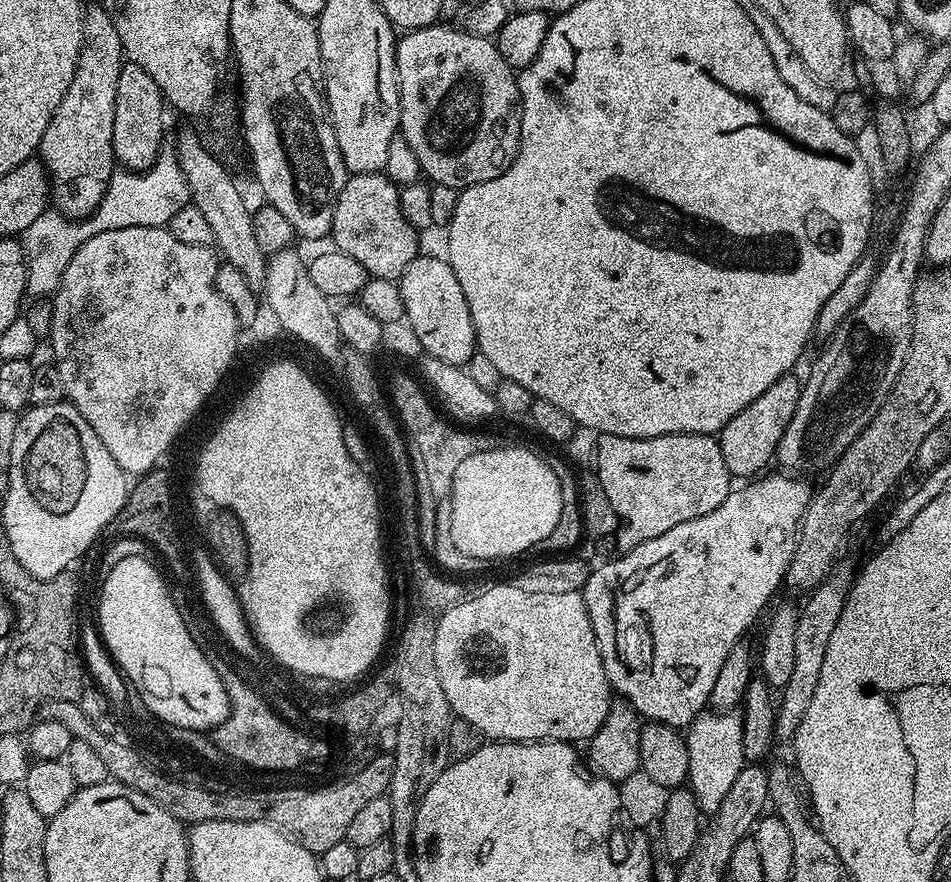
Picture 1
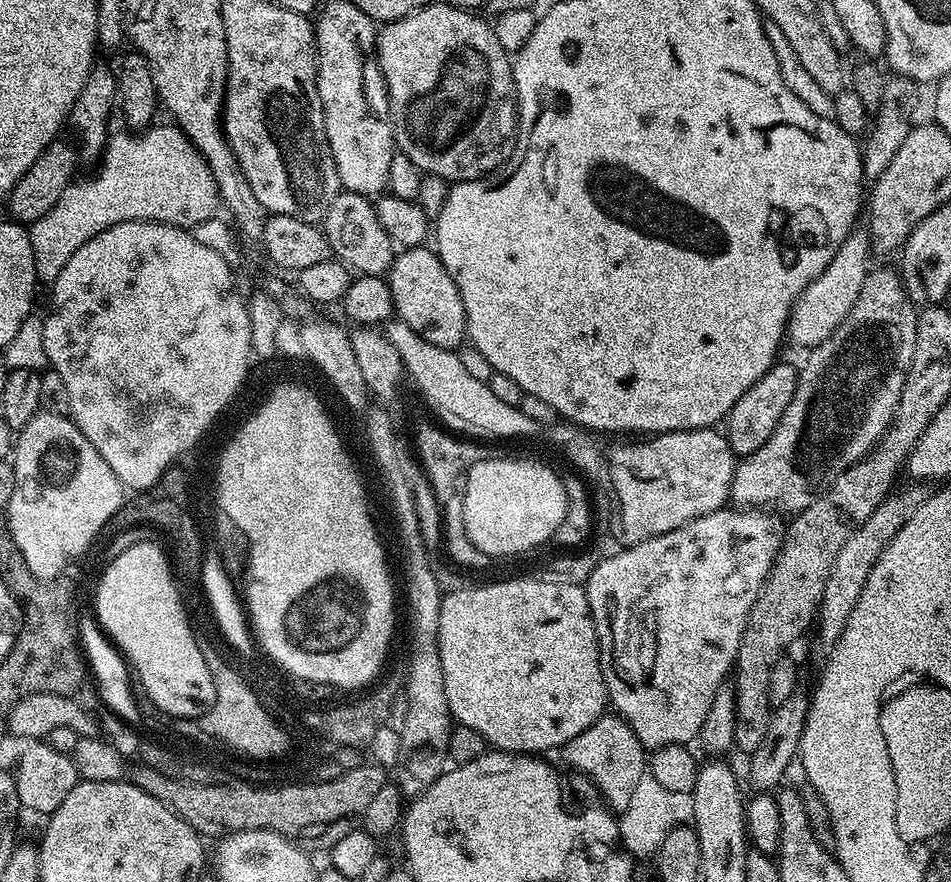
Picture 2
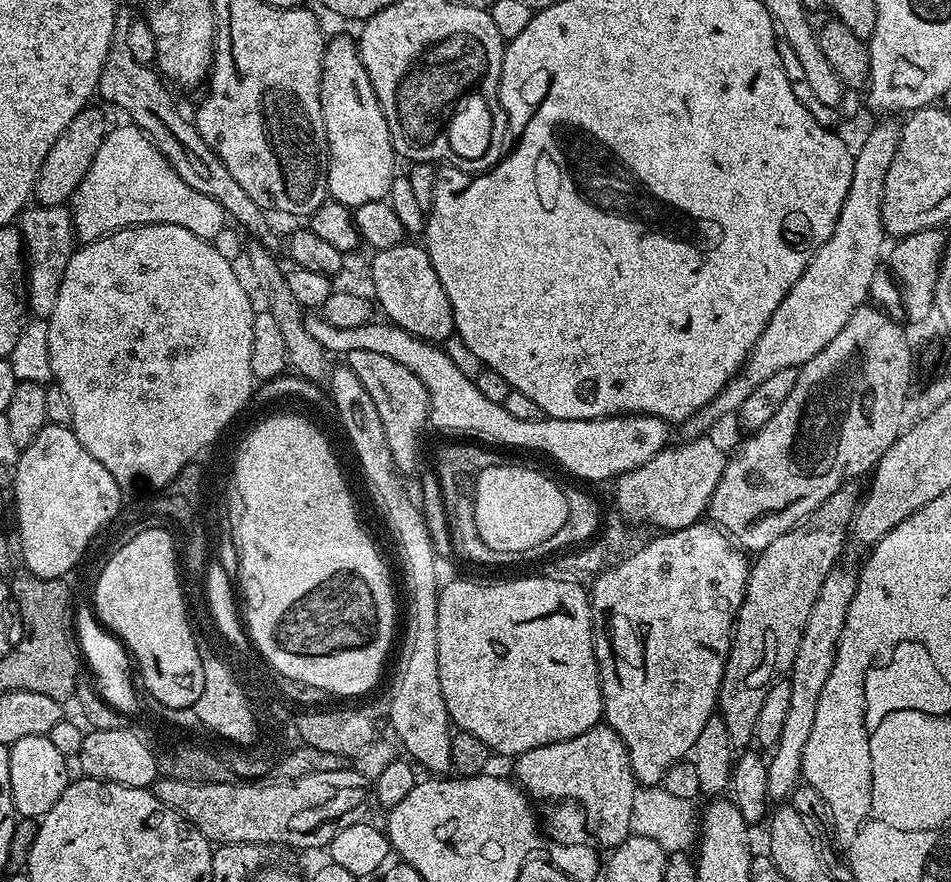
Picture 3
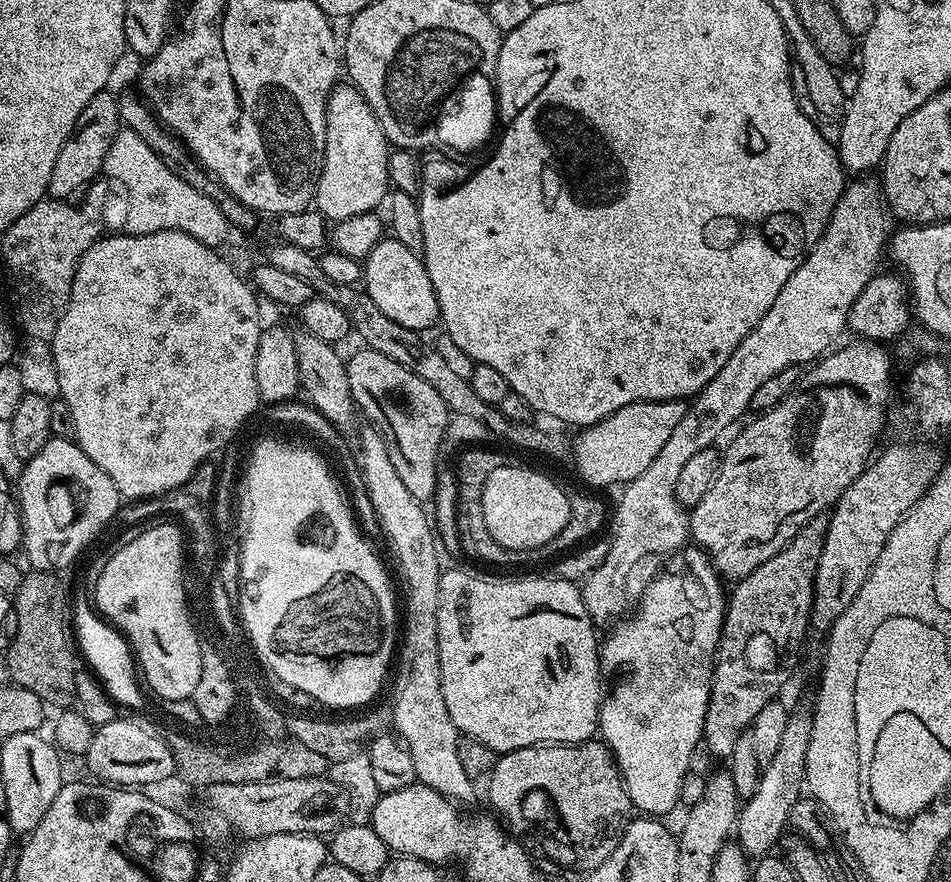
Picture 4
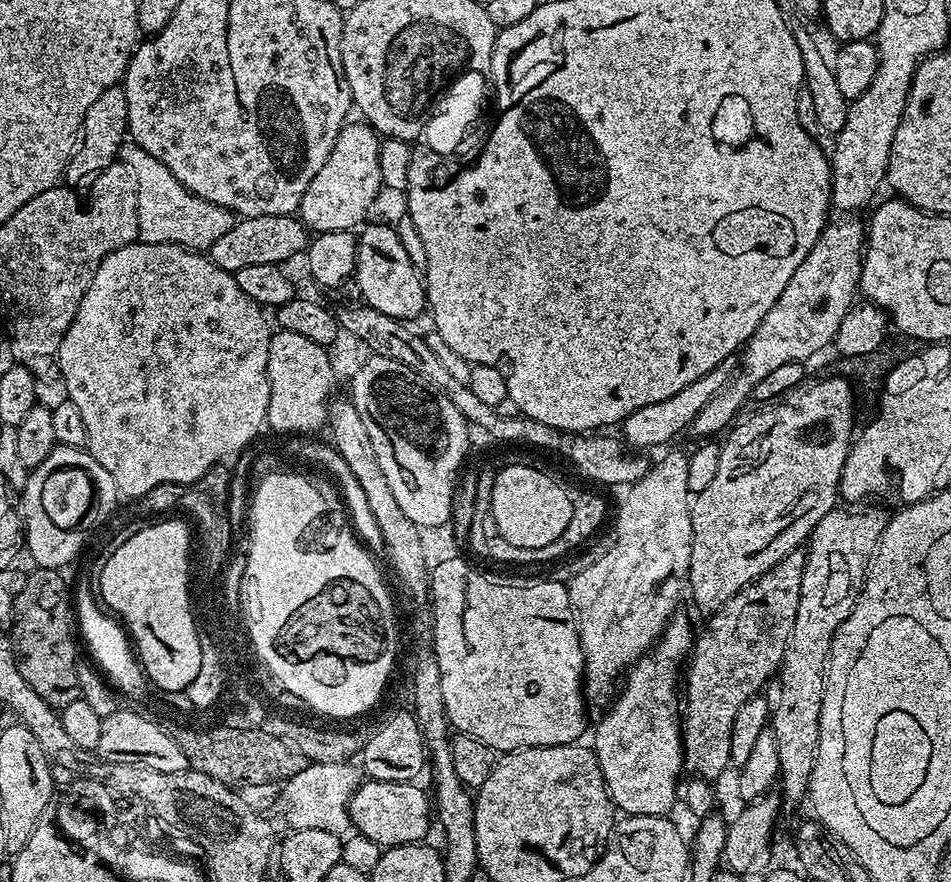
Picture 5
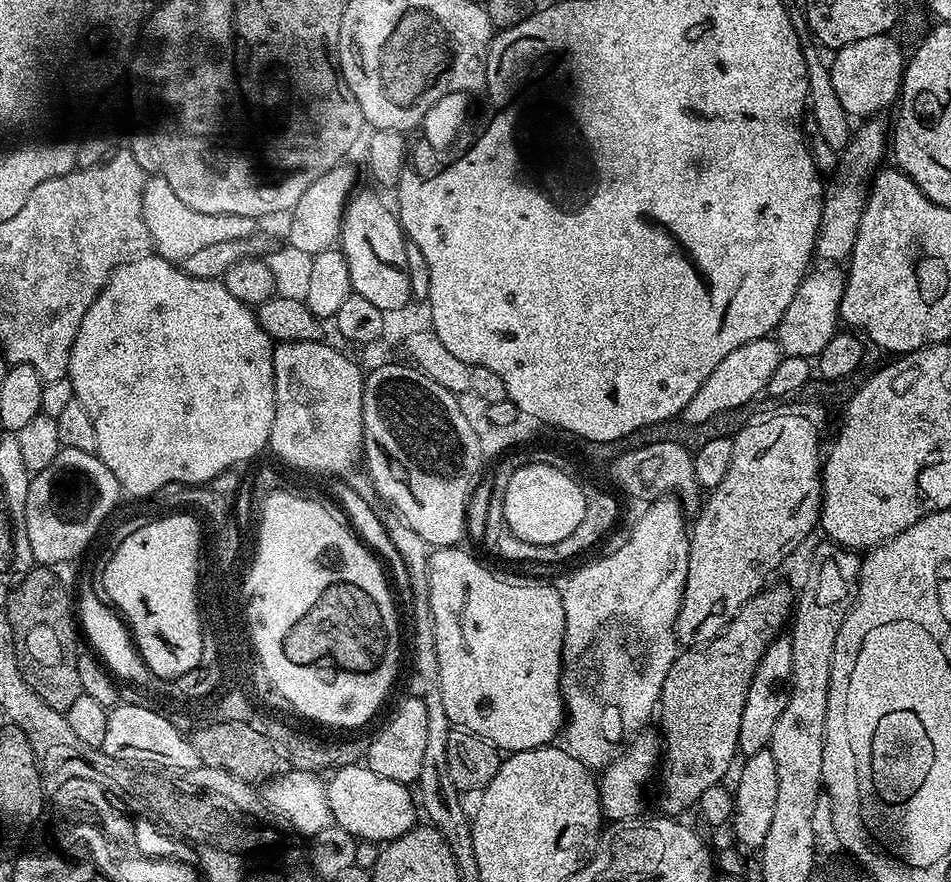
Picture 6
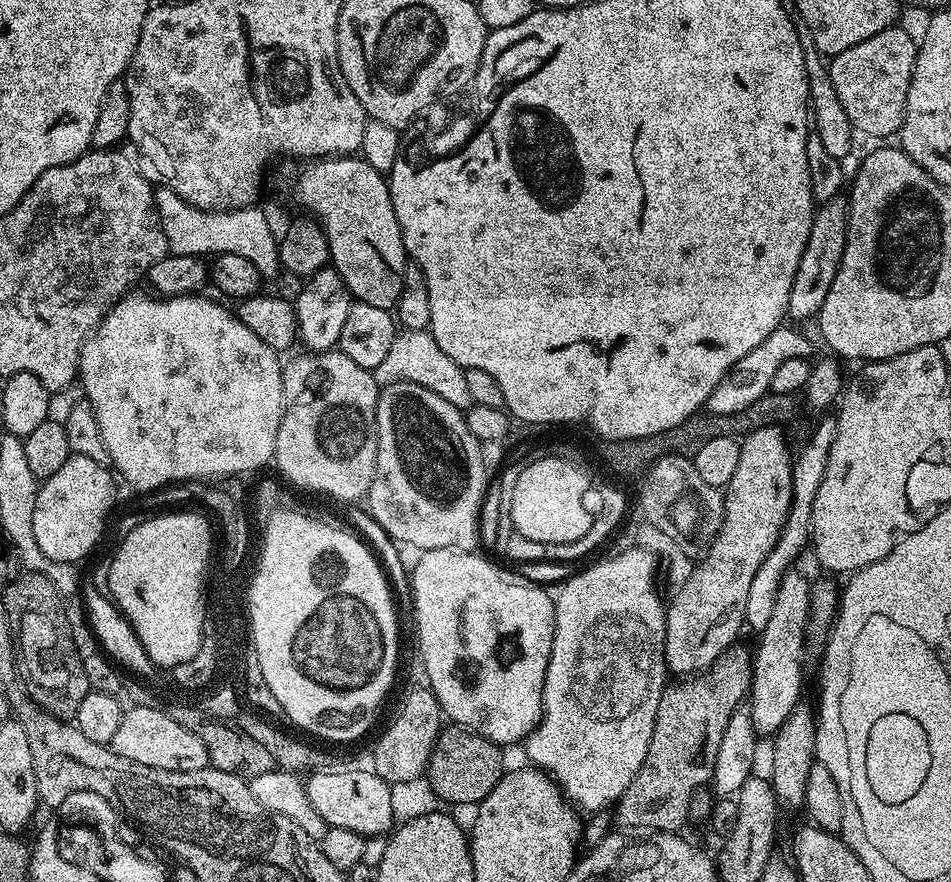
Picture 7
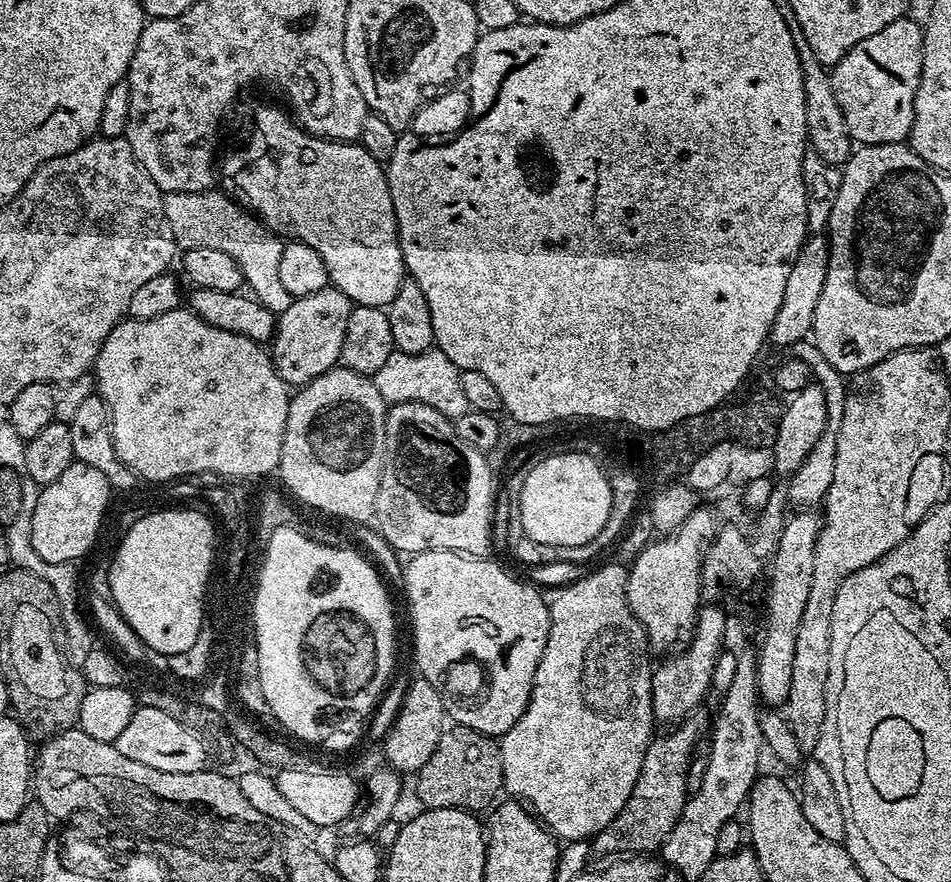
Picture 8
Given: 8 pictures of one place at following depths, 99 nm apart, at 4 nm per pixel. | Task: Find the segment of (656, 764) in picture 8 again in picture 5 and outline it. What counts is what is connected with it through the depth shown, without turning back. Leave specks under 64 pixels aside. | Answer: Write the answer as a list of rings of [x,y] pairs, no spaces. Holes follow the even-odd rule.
[[[800,550],[786,554],[782,562],[766,570],[766,574],[762,574],[757,580],[751,580],[738,594],[730,598],[730,602],[723,604],[709,619],[712,621],[705,626],[704,636],[695,637],[694,649],[687,661],[686,675],[682,680],[684,768],[692,771],[693,777],[719,781],[719,776],[724,772],[726,750],[730,746],[730,734],[734,730],[734,718],[738,718],[738,710],[742,710],[742,706],[746,706],[750,698],[761,695],[768,679],[771,676],[773,679],[779,673],[780,663],[784,661],[784,651],[794,630],[794,617],[798,615],[805,559],[805,553]]]

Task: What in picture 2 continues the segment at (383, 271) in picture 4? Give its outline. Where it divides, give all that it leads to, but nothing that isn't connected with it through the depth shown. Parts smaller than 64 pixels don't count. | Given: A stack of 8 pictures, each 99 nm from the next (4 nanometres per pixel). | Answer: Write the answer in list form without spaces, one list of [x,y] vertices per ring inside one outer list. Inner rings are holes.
[[[431,247],[405,248],[393,259],[391,268],[386,273],[390,294],[394,298],[395,315],[414,334],[422,334],[426,342],[453,350],[465,343],[468,327],[466,310],[462,306],[462,294],[454,286],[454,278],[446,274],[439,256]],[[401,255],[401,256],[400,256]]]

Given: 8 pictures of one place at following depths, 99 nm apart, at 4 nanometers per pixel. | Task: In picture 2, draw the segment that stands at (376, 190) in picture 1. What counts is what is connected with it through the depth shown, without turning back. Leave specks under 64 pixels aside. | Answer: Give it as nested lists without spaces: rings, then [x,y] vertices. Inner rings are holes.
[[[341,190],[334,198],[334,202],[330,202],[330,210],[326,210],[322,231],[332,248],[333,257],[347,264],[353,273],[384,276],[391,268],[394,245],[386,230],[382,230],[382,222],[378,222],[375,203],[369,197]]]

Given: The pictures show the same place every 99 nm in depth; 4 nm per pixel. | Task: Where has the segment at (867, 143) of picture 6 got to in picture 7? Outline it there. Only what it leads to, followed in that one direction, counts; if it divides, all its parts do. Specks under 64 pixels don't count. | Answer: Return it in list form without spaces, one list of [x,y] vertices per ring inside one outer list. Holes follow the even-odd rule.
[[[838,195],[833,200],[827,200],[822,205],[819,205],[815,209],[812,218],[812,229],[810,230],[810,238],[806,242],[806,250],[802,250],[802,258],[798,262],[798,270],[794,274],[794,286],[790,286],[790,302],[788,303],[788,315],[787,319],[792,322],[800,322],[796,320],[808,320],[811,318],[819,317],[820,311],[822,310],[822,302],[826,302],[826,294],[830,294],[830,286],[834,286],[834,274],[838,274],[838,266],[842,262],[842,250],[846,246],[846,230],[848,229],[848,202],[843,195]]]

